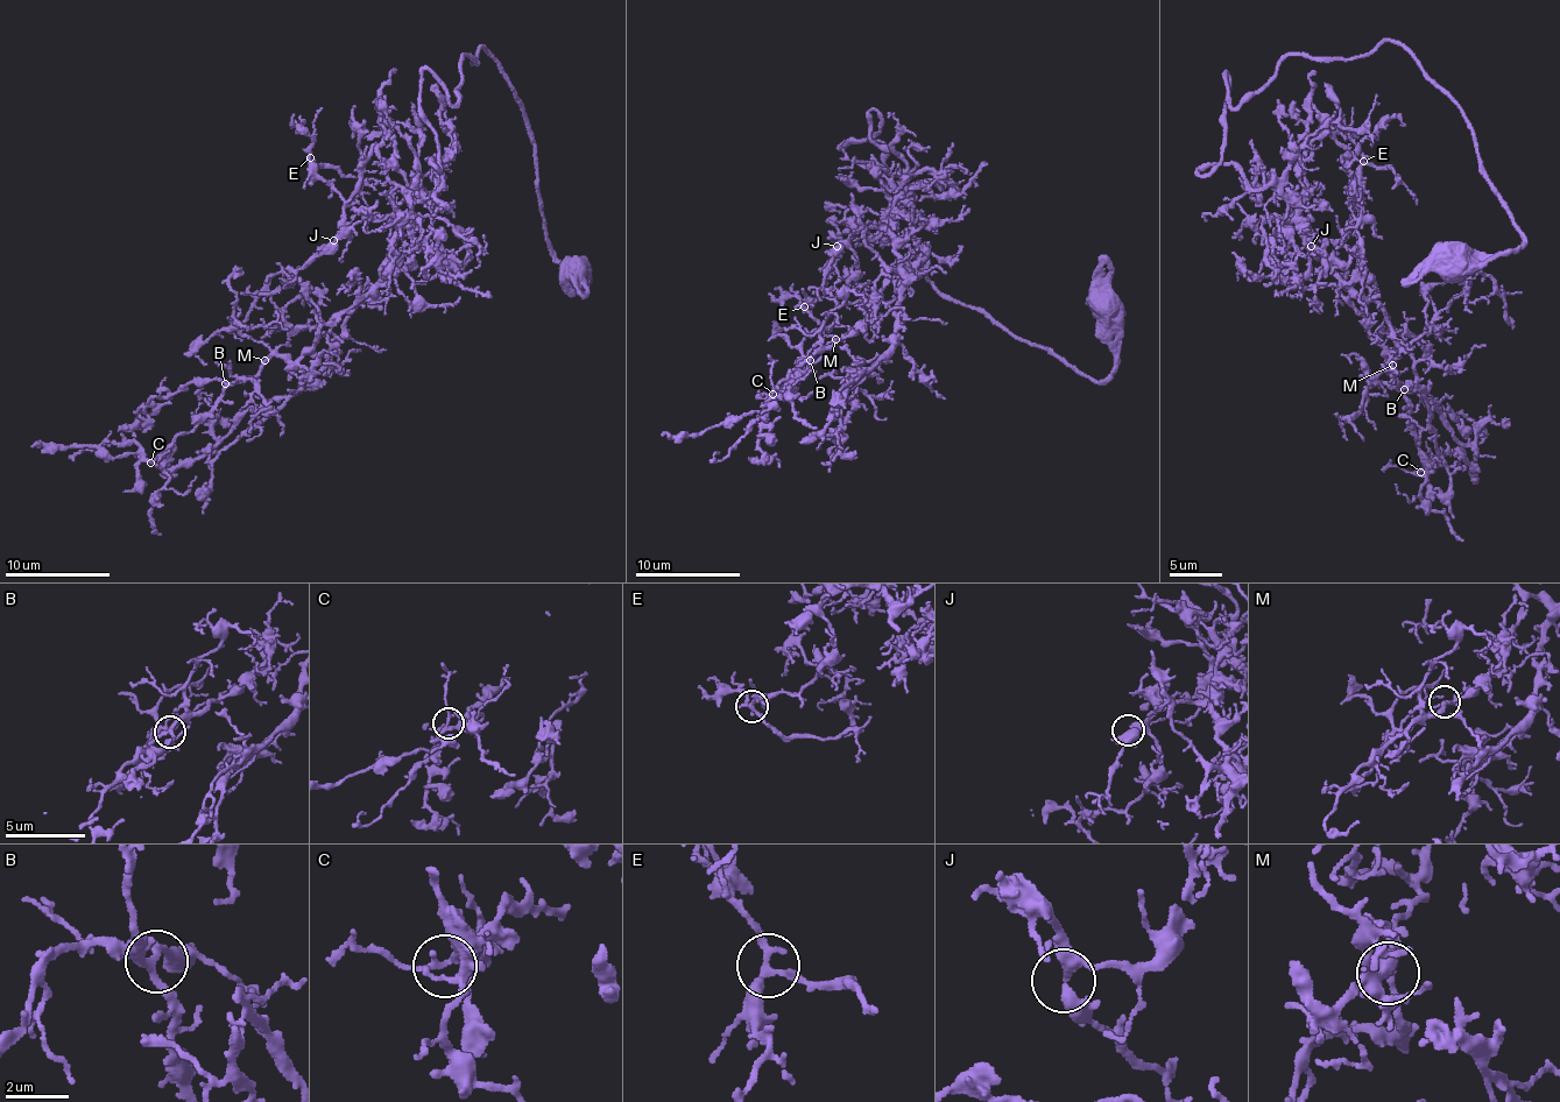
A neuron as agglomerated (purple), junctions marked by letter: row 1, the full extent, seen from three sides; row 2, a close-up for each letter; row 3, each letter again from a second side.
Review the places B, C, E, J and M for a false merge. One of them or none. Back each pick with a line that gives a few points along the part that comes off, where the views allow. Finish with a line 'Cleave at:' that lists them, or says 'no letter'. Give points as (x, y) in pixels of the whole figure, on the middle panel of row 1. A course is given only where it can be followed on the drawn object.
Cleave at: no letter

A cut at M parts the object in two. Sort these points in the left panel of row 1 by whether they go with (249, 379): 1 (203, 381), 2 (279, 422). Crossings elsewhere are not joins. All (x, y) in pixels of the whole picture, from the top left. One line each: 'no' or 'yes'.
1: yes
2: yes

